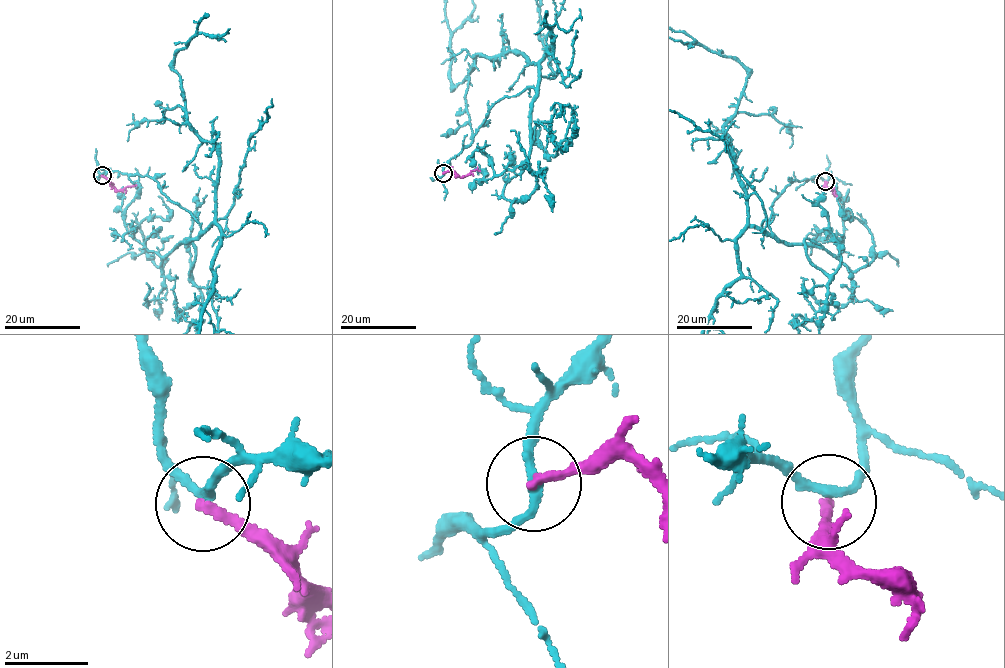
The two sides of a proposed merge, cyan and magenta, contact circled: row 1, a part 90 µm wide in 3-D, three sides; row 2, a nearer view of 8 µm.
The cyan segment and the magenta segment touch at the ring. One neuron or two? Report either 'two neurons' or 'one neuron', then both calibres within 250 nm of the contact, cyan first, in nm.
two neurons; calibres 200 and 200 nm

